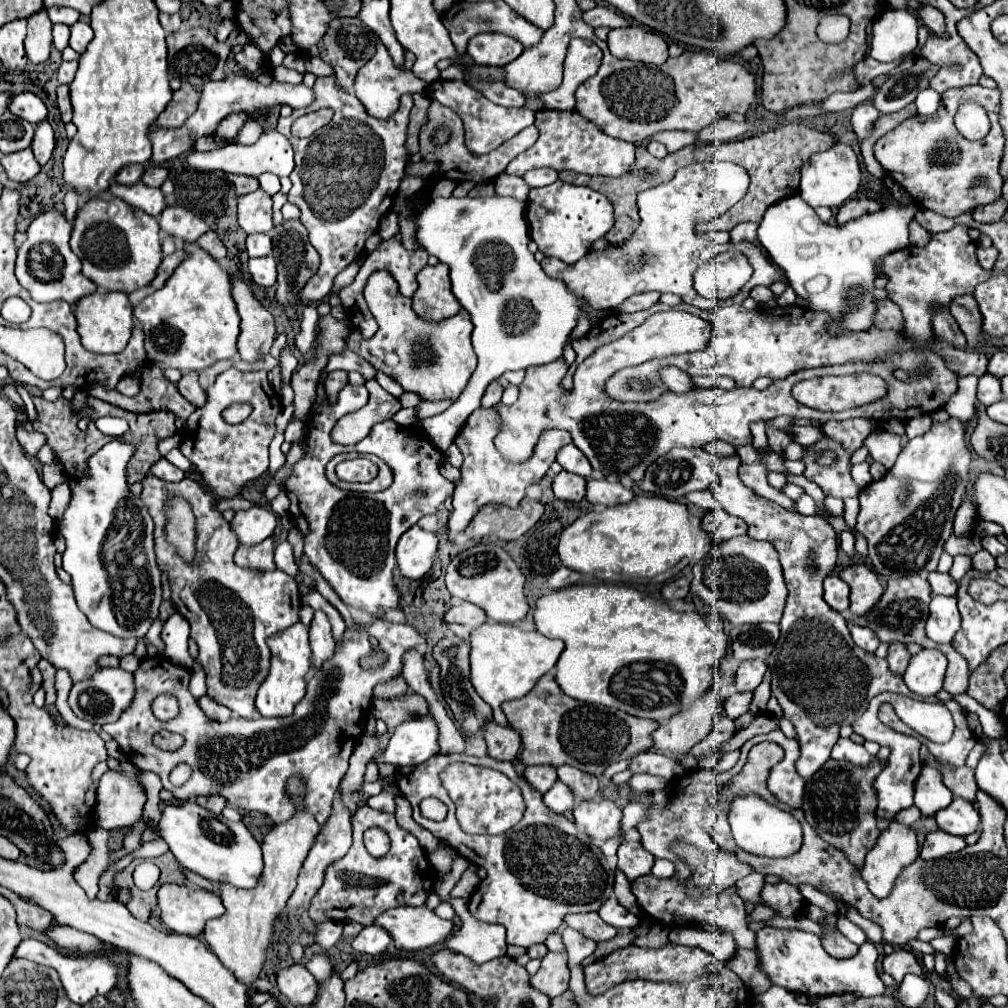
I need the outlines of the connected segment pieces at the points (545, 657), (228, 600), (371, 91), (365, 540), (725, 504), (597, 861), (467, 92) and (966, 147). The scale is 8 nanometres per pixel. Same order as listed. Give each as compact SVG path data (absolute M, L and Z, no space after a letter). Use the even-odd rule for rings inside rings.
M484 623L478 629L474 629L470 637L470 679L478 695L492 707L496 723L508 723L500 709L500 703L520 699L522 695L526 695L536 685L536 681L556 665L562 651L564 643L560 639L548 639L538 631L522 631L514 625L504 623Z
M148 475L142 481L140 499L156 523L156 563L166 573L176 611L188 619L192 627L190 637L200 647L198 661L206 669L208 695L216 703L228 707L232 711L232 717L258 717L254 697L270 671L270 649L266 645L266 639L298 623L298 611L302 605L298 583L294 581L294 577L278 569L274 573L252 573L250 569L242 569L234 563L238 539L234 537L230 523L214 507L214 495L202 483L190 477L184 477L178 483L168 483L154 475ZM174 495L186 497L196 515L198 555L194 565L186 565L174 553L174 547L166 541L164 535L164 501Z
M376 37L374 57L364 67L360 67L360 71L356 73L356 81L354 81L356 97L362 101L366 111L372 117L378 117L378 119L386 119L386 117L390 117L390 113L394 113L394 109L398 109L400 95L418 93L418 91L424 91L426 87L428 87L428 83L418 79L414 73L412 73L412 77L404 77L404 73L396 65L392 65L388 51L386 51L386 47L382 45L382 41L378 37Z
M346 385L342 393L338 395L338 401L334 407L328 407L324 401L318 409L312 411L312 417L308 421L308 451L306 455L294 465L292 475L286 479L286 495L290 497L290 513L298 525L298 529L304 535L304 555L310 559L310 563L322 573L322 577L328 581L328 585L340 595L340 599L360 611L370 613L372 617L382 617L390 609L398 609L400 605L400 593L394 585L392 571L396 567L396 557L394 557L394 547L404 531L408 531L412 525L418 523L420 517L436 513L436 509L454 493L454 483L450 483L446 477L440 475L438 471L438 459L432 455L436 453L430 441L424 435L418 435L416 431L410 431L410 427L402 427L394 421L382 421L374 425L372 433L350 447L338 445L332 441L330 431L336 425L338 417L350 413L350 409L360 409L368 401L368 389L364 385ZM346 451L358 451L359 454L373 454L382 457L394 471L394 483L380 493L352 493L352 491L342 491L326 479L324 467L326 463L339 453ZM416 491L424 491L424 495L414 495Z
M734 455L720 459L720 463L718 463L718 477L720 477L720 481L718 481L716 485L712 485L710 489L712 489L716 501L722 505L722 509L724 509L726 513L736 515L736 517L740 517L740 519L746 521L746 525L748 525L748 535L750 535L752 539L760 539L760 541L772 543L774 549L776 549L778 555L780 555L780 563L782 563L782 569L784 569L784 579L786 579L786 585L788 585L788 603L786 603L786 609L784 609L784 615L782 615L782 621L780 621L780 629L782 629L780 639L778 639L778 643L776 643L776 649L774 649L774 651L770 653L770 657L768 657L768 669L772 671L772 695L778 699L778 703L780 703L784 715L792 721L792 725L796 727L796 733L798 733L800 759L798 759L798 763L796 763L796 769L798 769L798 773L800 773L804 779L808 779L808 777L812 777L812 775L826 763L826 759L830 759L830 751L832 751L834 743L838 741L838 731L840 731L840 727L852 725L854 719L858 719L858 717L866 711L866 707L868 707L868 703L870 703L870 699L872 699L874 695L878 695L878 693L882 693L882 691L904 693L904 695L908 695L908 693L904 691L904 681L902 681L902 677L894 677L894 673L890 673L888 663L886 663L884 659L878 659L874 653L868 653L868 651L860 649L858 645L854 645L854 641L852 641L852 637L850 637L850 631L848 631L848 627L846 627L846 619L844 619L838 611L834 611L834 609L822 599L822 581L832 573L832 569L834 569L834 565L836 565L836 559L838 559L838 539L836 539L836 531L832 529L832 525L830 525L826 519L822 519L820 515L816 515L816 517L804 517L804 515L800 515L800 513L790 513L790 511L782 509L780 505L776 505L776 503L772 503L772 501L766 501L764 497L760 497L758 493L754 493L754 491L752 491L750 487L746 487L746 485L740 481L740 477L736 475L736 461L734 461L734 459L736 459Z
M438 753L436 757L414 765L412 771L410 767L398 767L394 777L400 793L410 801L414 809L414 821L424 829L432 831L432 835L436 835L442 843L448 843L470 863L486 869L488 875L472 893L468 909L482 923L504 925L508 931L510 945L530 947L534 943L544 943L544 939L560 927L562 919L568 913L586 913L580 909L598 911L600 905L610 897L614 885L614 871L608 867L600 847L596 847L590 837L578 831L576 825L564 815L550 813L542 803L542 793L530 787L528 781L514 771L512 763L500 763L488 755L472 757L466 753ZM450 761L470 761L474 765L486 765L506 773L506 777L510 777L520 787L526 803L520 823L516 823L514 829L508 829L502 835L462 833L455 816L455 805L448 797L446 789L442 789L442 783L438 781L438 773ZM426 797L436 797L444 805L448 805L448 817L444 821L436 823L420 815L418 805Z
M436 81L428 87L428 97L438 99L442 105L454 109L460 115L466 129L466 145L476 155L490 153L492 149L496 149L498 145L502 145L504 141L508 141L510 137L534 123L534 113L530 109L500 107L462 81Z
M982 85L948 89L942 93L940 109L934 115L908 117L896 129L882 135L874 145L874 157L884 171L900 187L904 187L920 209L930 209L944 217L958 217L964 213L964 207L994 203L1002 195L1002 177L998 173L998 165L1002 159L1004 137L1002 127L998 125L998 105L1000 89L984 89ZM962 99L974 99L988 111L992 127L984 139L968 141L958 133L954 115L958 101Z

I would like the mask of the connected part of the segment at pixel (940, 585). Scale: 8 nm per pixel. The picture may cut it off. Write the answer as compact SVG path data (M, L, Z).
M934 571L928 575L928 581L936 595L956 595L956 591L958 591L958 583L948 573Z

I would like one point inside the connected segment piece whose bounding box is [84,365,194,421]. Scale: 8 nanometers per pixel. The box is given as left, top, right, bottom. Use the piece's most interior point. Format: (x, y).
(156, 393)

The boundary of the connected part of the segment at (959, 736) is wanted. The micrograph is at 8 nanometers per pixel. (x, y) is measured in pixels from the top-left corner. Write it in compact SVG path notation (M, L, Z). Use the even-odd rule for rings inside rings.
M954 699L946 701L946 707L950 707L950 713L952 713L954 723L956 723L952 739L944 745L938 745L938 743L924 743L924 745L930 749L930 753L936 757L938 763L962 767L970 749L976 743L976 737L972 735L968 723L966 723L966 711Z

